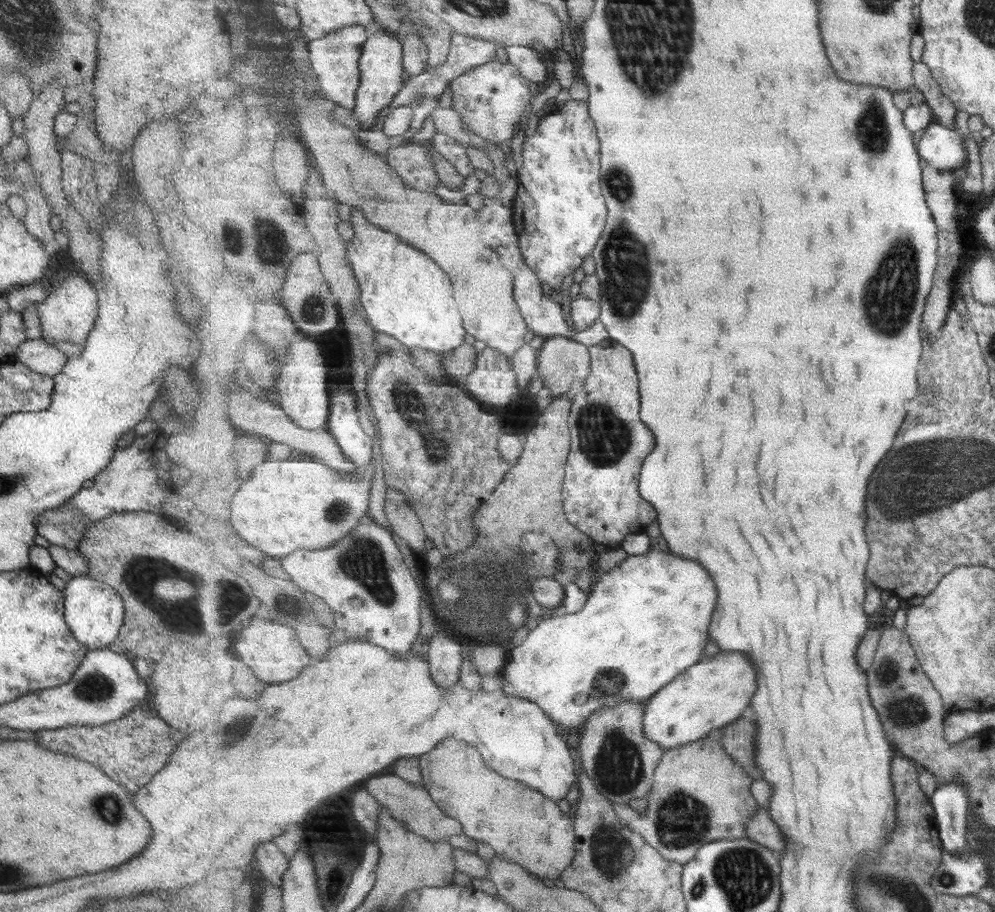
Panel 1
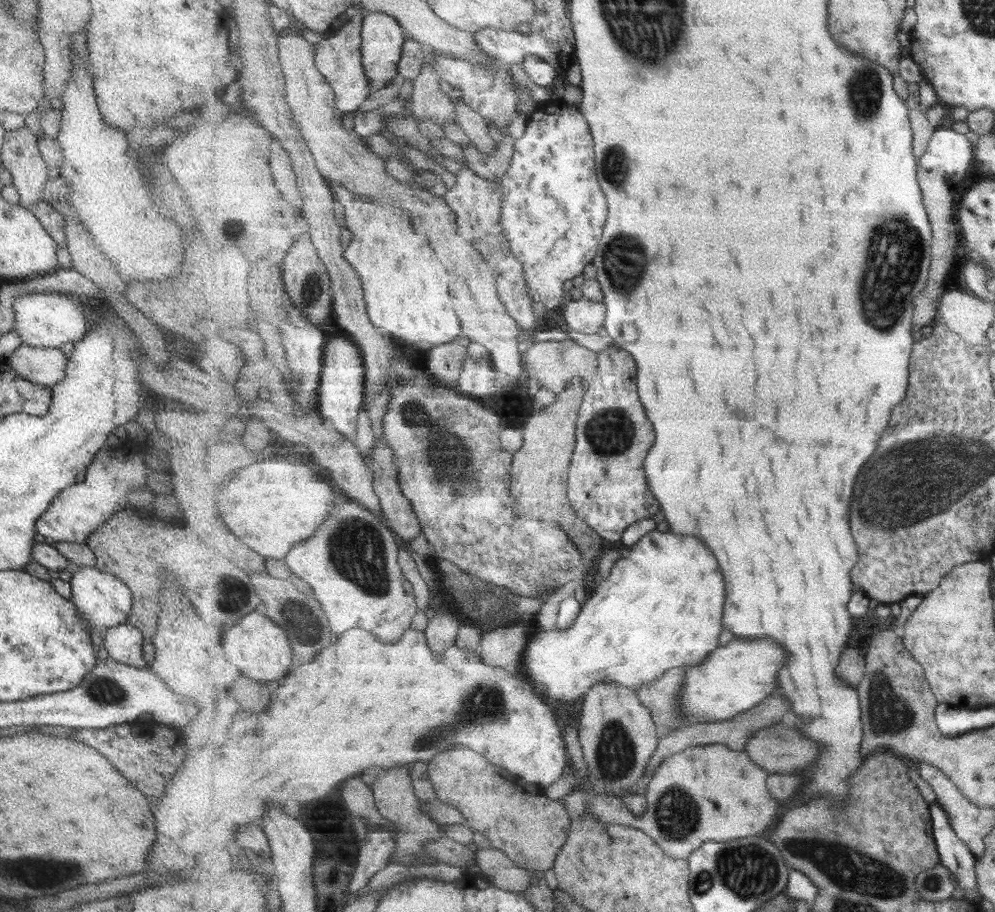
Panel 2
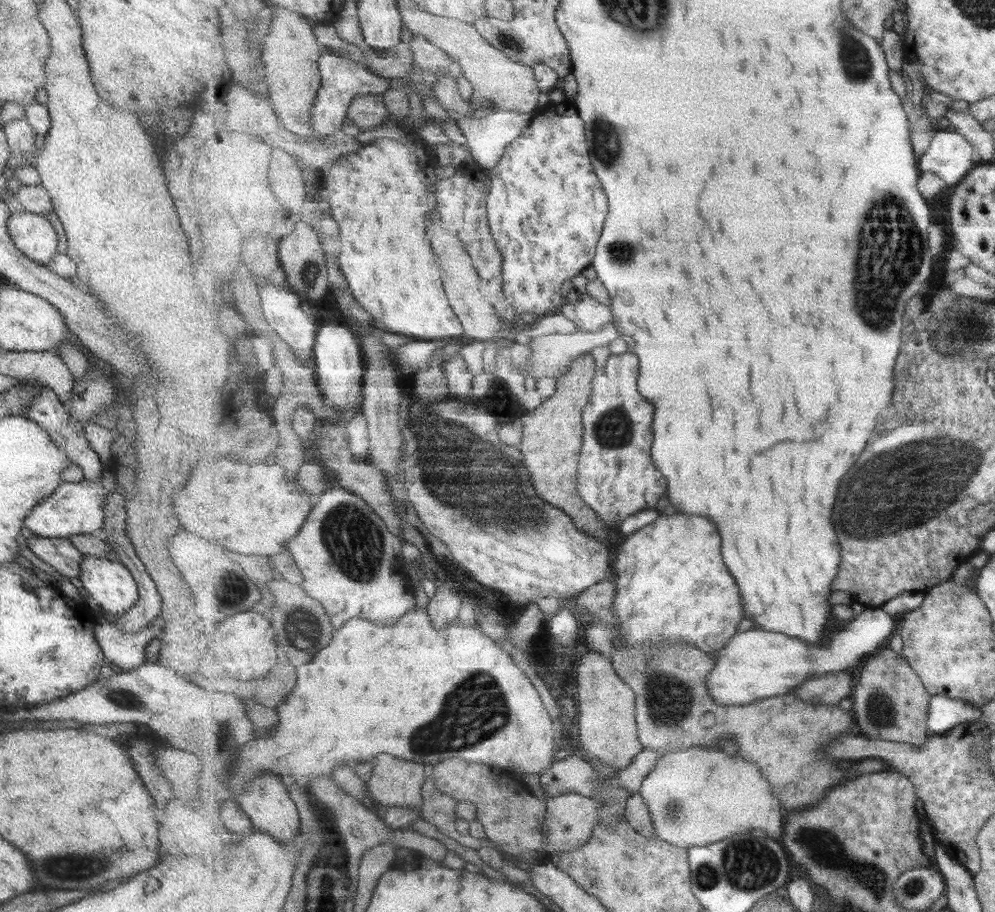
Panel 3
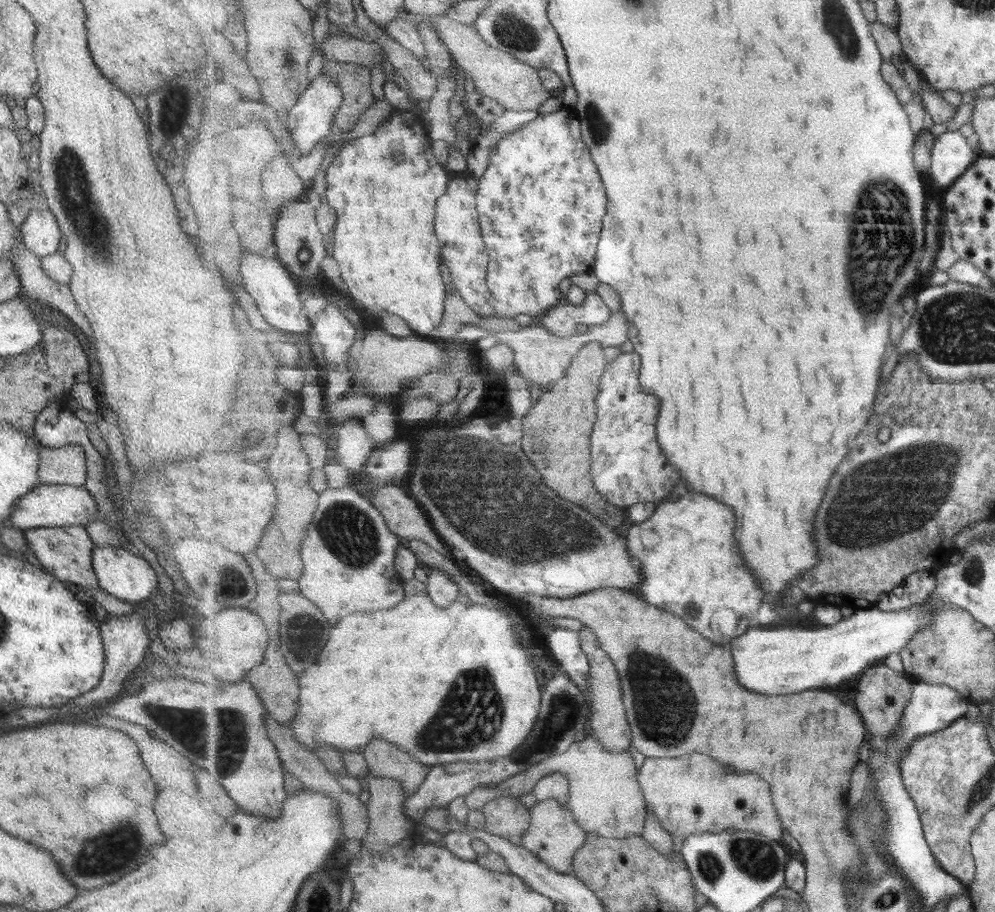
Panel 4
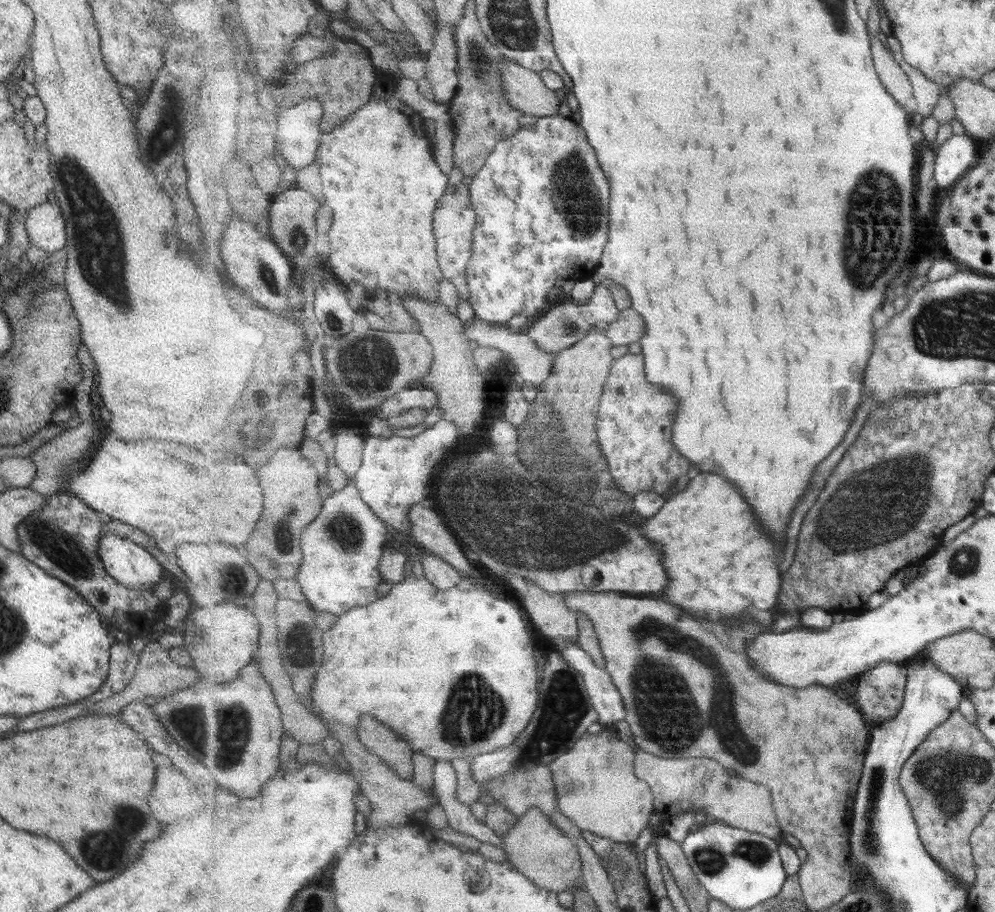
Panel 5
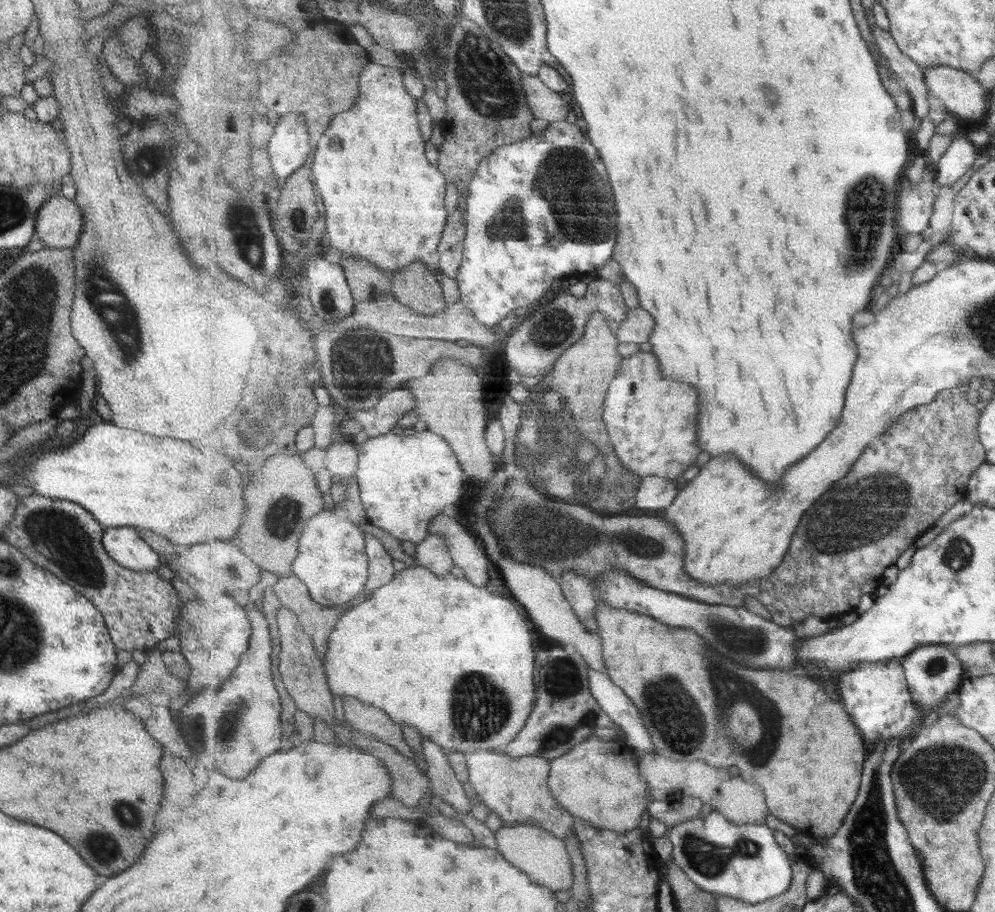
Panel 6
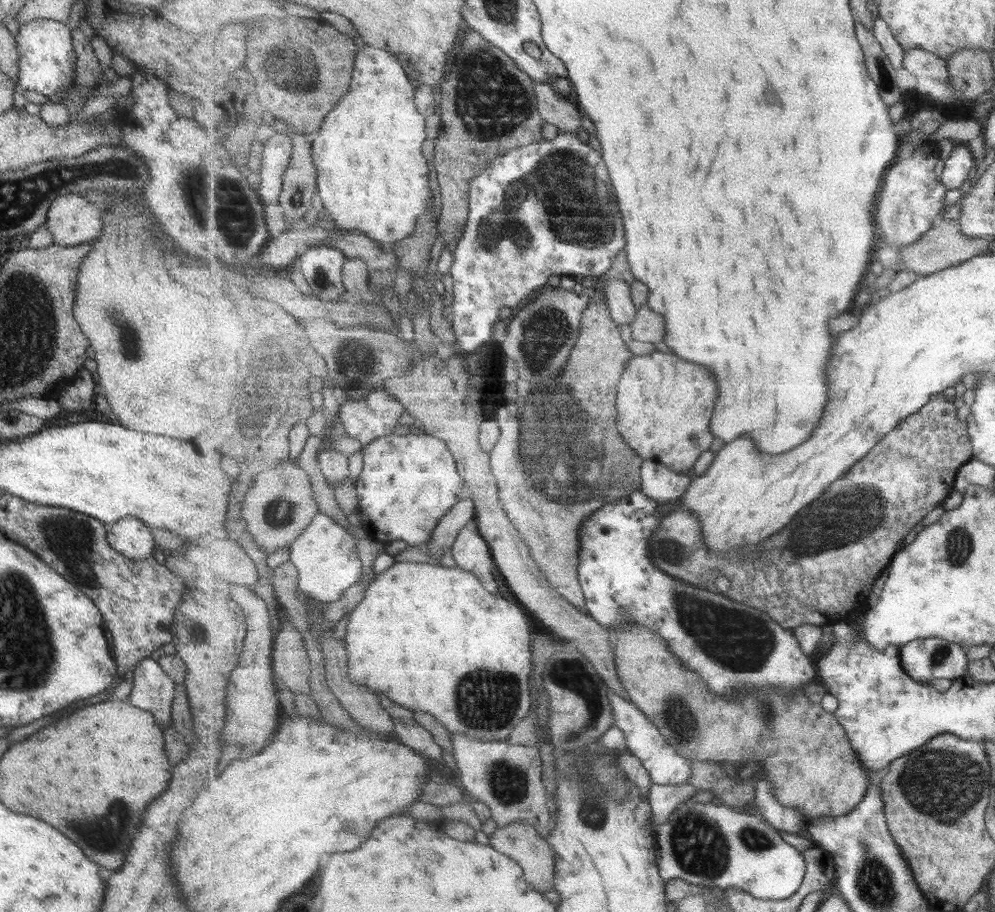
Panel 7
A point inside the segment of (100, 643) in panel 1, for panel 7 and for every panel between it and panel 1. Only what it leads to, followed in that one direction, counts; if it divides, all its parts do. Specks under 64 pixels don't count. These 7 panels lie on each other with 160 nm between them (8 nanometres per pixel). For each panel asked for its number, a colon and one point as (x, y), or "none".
2: (101, 600)
3: (107, 586)
4: (124, 575)
5: (130, 565)
6: (123, 544)
7: (129, 537)

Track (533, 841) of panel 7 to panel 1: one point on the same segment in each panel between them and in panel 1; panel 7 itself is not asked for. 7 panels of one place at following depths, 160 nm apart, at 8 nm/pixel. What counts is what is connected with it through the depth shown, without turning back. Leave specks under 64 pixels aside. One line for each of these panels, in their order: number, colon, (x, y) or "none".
1: (701, 794)
2: (707, 793)
3: (570, 820)
4: (554, 836)
5: (551, 858)
6: (545, 858)

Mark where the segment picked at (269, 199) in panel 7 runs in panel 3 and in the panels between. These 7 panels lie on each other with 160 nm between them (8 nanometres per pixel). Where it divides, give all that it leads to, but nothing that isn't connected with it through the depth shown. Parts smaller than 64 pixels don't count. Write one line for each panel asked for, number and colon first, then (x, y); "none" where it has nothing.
3: (343, 80)
4: (311, 120)
5: (299, 135)
6: (289, 147)

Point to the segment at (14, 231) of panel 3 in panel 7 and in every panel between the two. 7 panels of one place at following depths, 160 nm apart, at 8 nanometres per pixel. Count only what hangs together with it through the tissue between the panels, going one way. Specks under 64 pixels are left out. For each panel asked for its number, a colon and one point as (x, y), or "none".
4: (39, 232)
5: (45, 228)
6: (58, 224)
7: (72, 221)

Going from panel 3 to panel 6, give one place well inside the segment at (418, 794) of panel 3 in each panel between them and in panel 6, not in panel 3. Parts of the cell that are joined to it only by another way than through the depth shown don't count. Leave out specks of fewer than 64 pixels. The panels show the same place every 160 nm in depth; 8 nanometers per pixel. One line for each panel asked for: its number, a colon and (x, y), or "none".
4: (385, 759)
5: (380, 739)
6: (366, 718)

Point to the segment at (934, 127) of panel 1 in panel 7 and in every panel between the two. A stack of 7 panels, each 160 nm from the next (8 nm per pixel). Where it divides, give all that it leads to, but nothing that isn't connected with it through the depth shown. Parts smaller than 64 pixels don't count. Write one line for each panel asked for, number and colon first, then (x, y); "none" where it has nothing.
2: (953, 153)
3: (950, 155)
4: (951, 155)
5: (954, 158)
6: (955, 166)
7: (958, 165)

